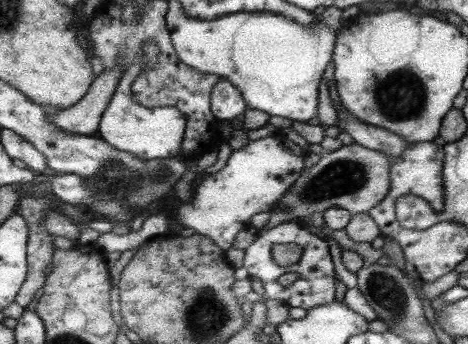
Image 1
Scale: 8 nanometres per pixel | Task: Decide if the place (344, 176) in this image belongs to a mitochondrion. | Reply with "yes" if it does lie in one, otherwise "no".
yes

